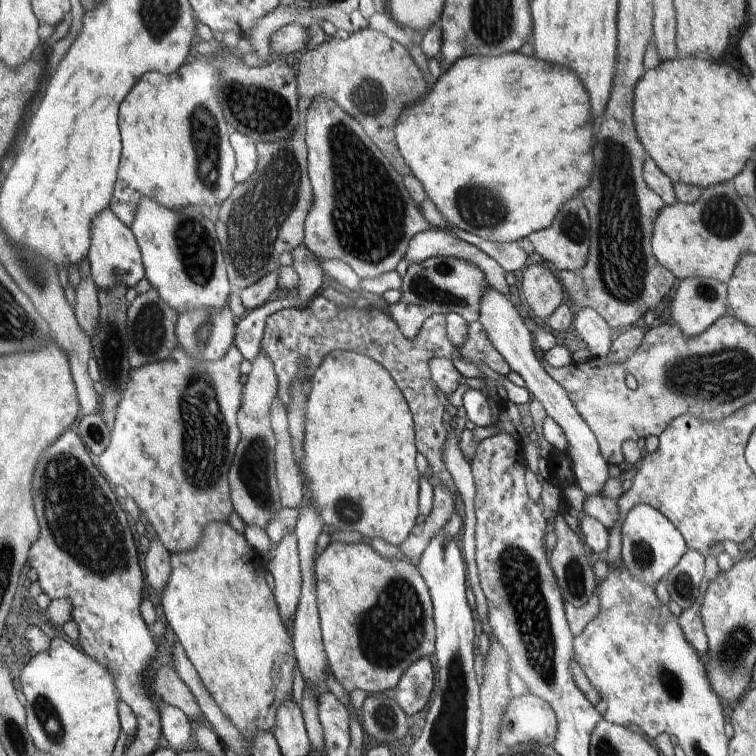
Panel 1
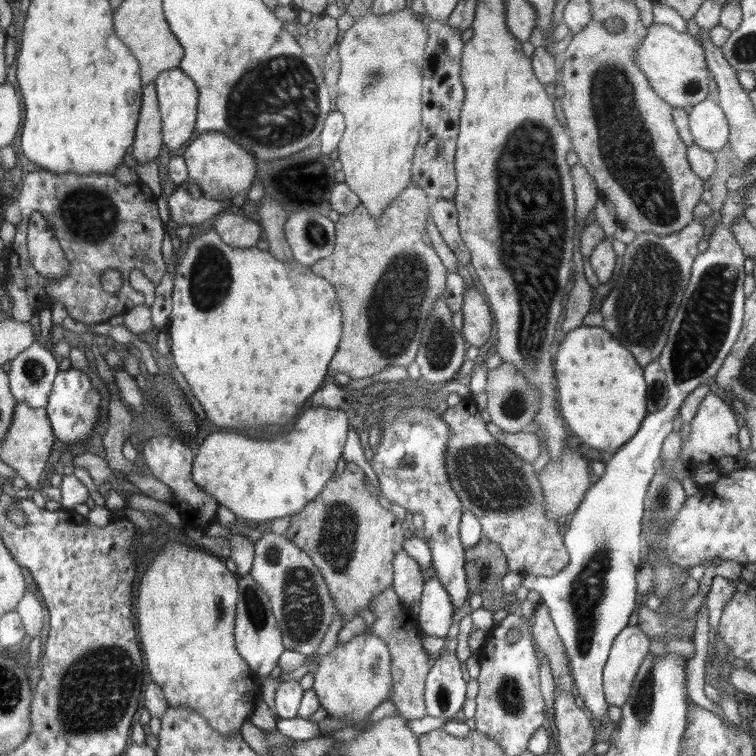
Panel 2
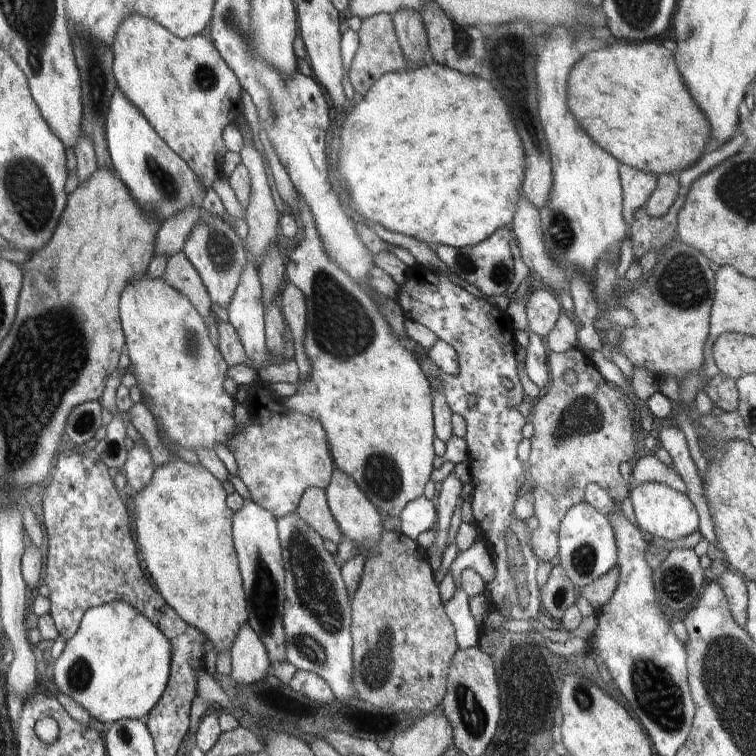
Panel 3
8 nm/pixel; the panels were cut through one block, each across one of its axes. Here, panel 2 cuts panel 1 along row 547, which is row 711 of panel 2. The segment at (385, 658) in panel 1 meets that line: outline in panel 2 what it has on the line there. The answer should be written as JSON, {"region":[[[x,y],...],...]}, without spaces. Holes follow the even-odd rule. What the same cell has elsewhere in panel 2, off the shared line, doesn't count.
{"region":[[[366,631],[348,641],[337,643],[326,656],[322,656],[318,668],[314,671],[313,688],[318,700],[326,709],[328,717],[340,718],[353,723],[359,720],[370,720],[370,714],[382,701],[390,699],[392,693],[392,662],[387,644],[374,633]]]}

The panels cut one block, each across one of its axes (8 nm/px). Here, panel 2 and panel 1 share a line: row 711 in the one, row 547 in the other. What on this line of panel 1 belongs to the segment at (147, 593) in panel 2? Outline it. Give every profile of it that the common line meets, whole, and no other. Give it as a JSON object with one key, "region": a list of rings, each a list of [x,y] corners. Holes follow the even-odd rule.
{"region":[[[211,522],[194,550],[170,554],[170,566],[170,578],[161,600],[164,616],[204,688],[246,742],[256,732],[270,732],[276,726],[278,706],[293,699],[292,680],[297,660],[293,640],[278,614],[273,590],[264,579],[266,562],[229,523]]]}

